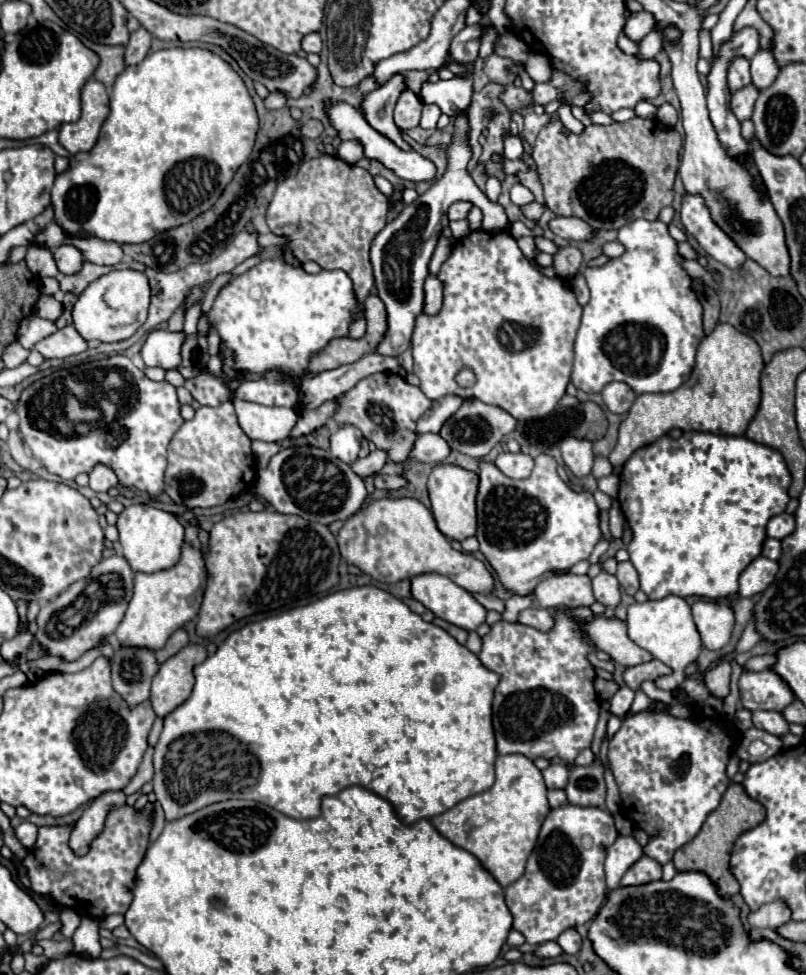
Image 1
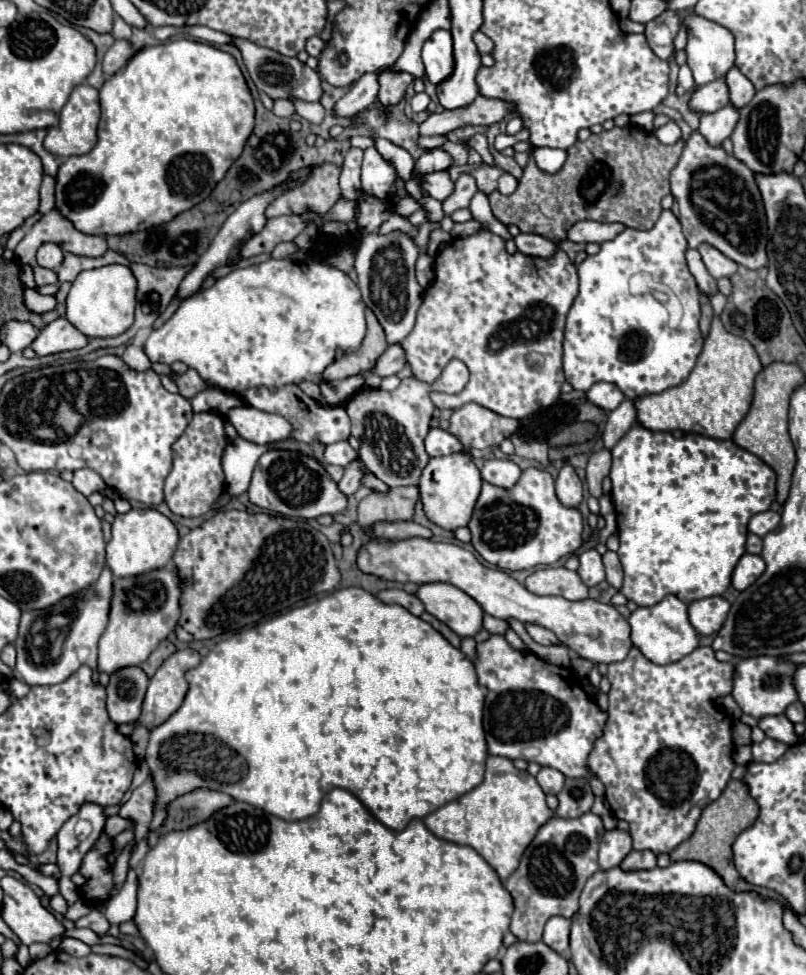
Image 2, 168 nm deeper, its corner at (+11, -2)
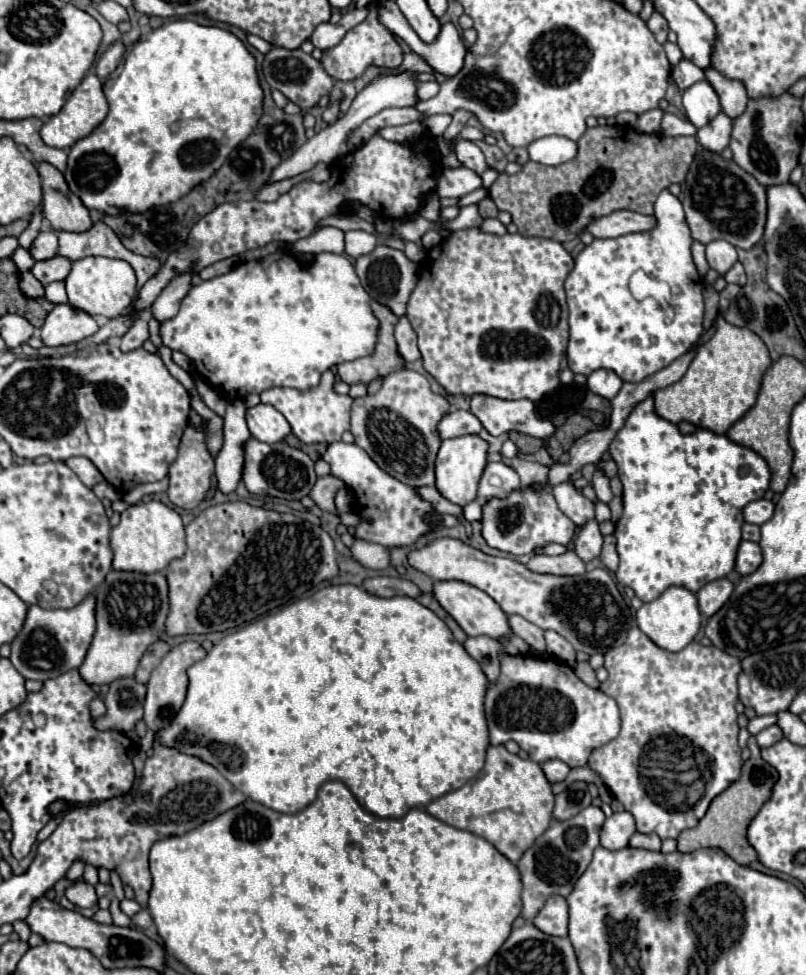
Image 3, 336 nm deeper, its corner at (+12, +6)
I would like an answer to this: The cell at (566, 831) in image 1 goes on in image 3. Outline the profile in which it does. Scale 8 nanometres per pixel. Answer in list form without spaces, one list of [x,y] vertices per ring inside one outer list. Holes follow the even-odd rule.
[[[588,806],[586,810],[582,810],[580,814],[576,814],[566,822],[552,822],[550,828],[524,852],[524,856],[516,864],[524,884],[522,918],[532,920],[538,914],[538,910],[544,906],[550,894],[560,894],[560,896],[570,894],[574,882],[588,868],[592,860],[592,852],[600,844],[598,832],[604,820],[606,816],[598,806]]]

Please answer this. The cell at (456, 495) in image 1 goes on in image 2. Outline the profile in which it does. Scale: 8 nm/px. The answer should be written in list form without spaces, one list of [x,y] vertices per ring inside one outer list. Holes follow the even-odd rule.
[[[457,452],[457,454],[449,454],[449,456],[431,458],[427,462],[425,470],[421,472],[421,480],[419,480],[417,488],[419,488],[425,516],[433,524],[453,532],[453,530],[469,524],[475,500],[481,492],[481,474],[479,474],[477,466],[469,460],[467,452]]]

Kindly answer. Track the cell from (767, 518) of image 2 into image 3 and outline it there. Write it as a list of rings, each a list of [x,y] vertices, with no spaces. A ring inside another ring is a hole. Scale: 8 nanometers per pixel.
[[[754,500],[744,506],[744,520],[750,524],[764,524],[772,518],[774,504],[770,500]]]

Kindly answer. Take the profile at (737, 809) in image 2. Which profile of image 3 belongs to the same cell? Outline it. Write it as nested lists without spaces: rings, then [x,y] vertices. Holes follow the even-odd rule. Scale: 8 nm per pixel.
[[[750,756],[750,760],[746,760],[742,766],[742,776],[736,782],[732,782],[732,786],[728,786],[728,790],[724,790],[724,794],[720,794],[712,800],[708,814],[698,822],[698,826],[692,830],[684,830],[684,834],[680,834],[678,850],[692,852],[692,850],[700,850],[700,848],[720,848],[730,858],[734,858],[738,864],[748,866],[750,862],[754,862],[756,850],[752,850],[752,846],[746,838],[746,828],[752,822],[752,818],[760,812],[764,802],[770,798],[776,778],[778,778],[776,768],[772,768],[768,762],[764,762],[762,756],[758,756],[758,758]]]

